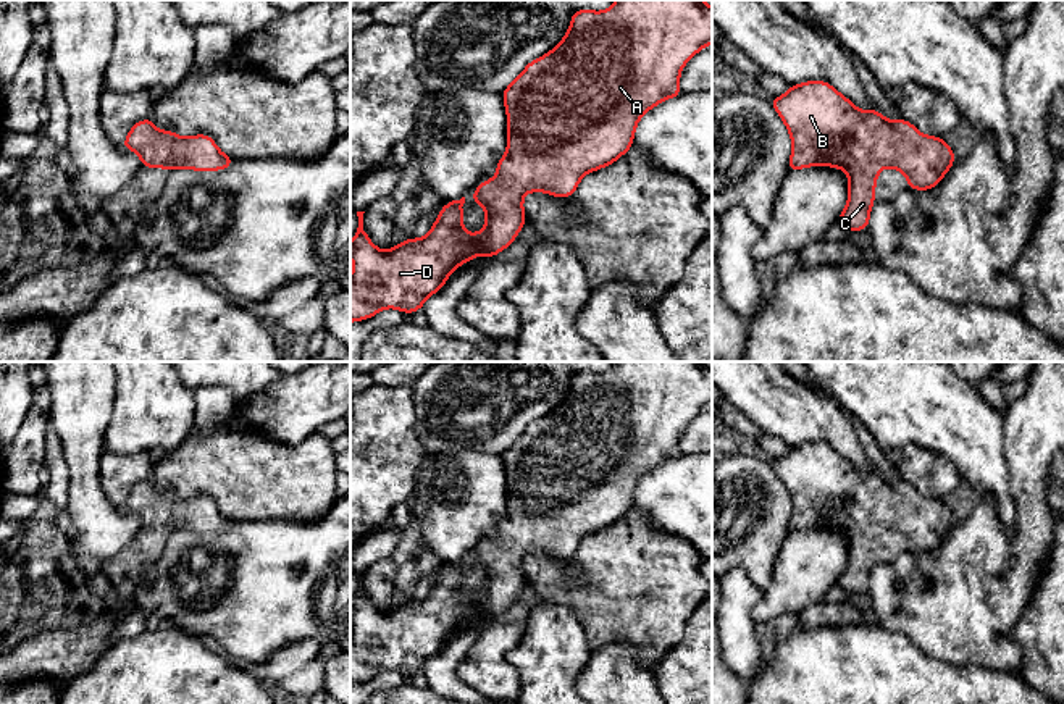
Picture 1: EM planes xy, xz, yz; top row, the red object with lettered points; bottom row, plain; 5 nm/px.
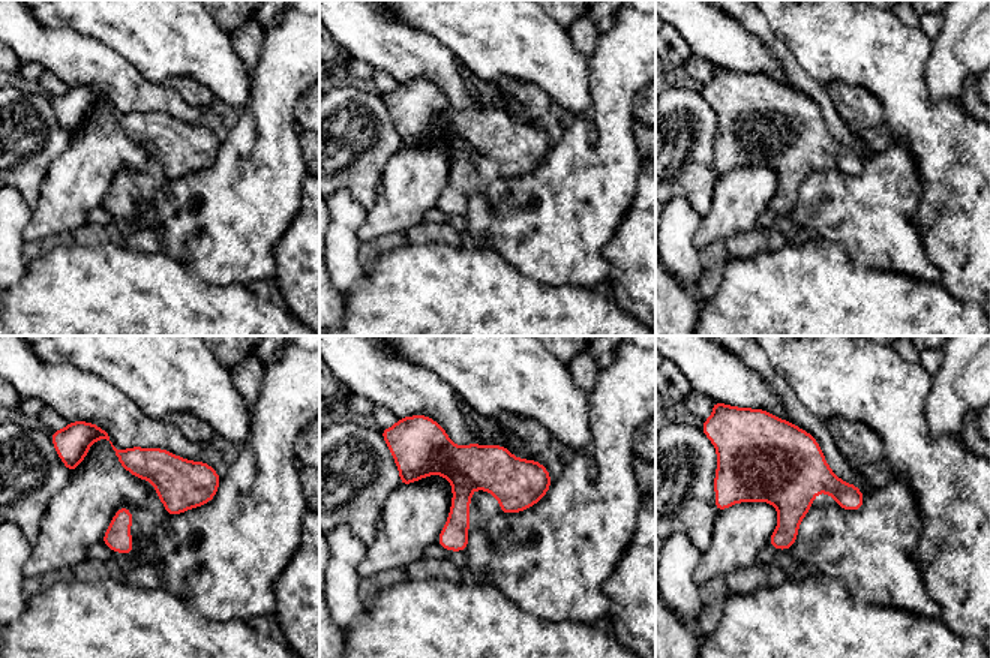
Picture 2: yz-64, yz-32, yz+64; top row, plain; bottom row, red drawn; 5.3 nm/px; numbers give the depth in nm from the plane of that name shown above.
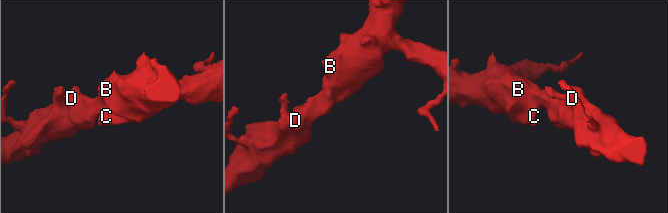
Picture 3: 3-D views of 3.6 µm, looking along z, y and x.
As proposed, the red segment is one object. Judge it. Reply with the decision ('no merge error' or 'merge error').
no merge error

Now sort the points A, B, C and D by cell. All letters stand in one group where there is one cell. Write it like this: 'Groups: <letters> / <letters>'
Groups: A B C D

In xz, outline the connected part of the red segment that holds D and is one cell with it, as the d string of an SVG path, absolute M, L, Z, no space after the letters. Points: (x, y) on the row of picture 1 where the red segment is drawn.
M615 0L604 11L575 10L563 39L546 55L531 60L502 92L507 115L507 150L499 158L492 179L473 189L473 203L486 210L486 223L480 233L463 229L460 200L446 202L434 224L421 239L407 241L379 250L363 229L363 213L357 212L358 228L350 241L350 323L368 320L384 308L415 313L425 300L439 292L450 273L480 255L494 258L505 250L526 223L523 197L526 192L546 192L568 199L576 192L581 178L615 163L635 142L639 119L660 102L680 97L680 74L685 65L704 47L712 44L712 6L702 0Z

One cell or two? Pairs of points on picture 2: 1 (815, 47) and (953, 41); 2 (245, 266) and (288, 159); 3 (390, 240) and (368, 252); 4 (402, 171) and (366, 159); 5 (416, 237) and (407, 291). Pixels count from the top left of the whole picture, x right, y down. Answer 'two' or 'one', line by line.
1: two
2: one
3: one
4: two
5: two

